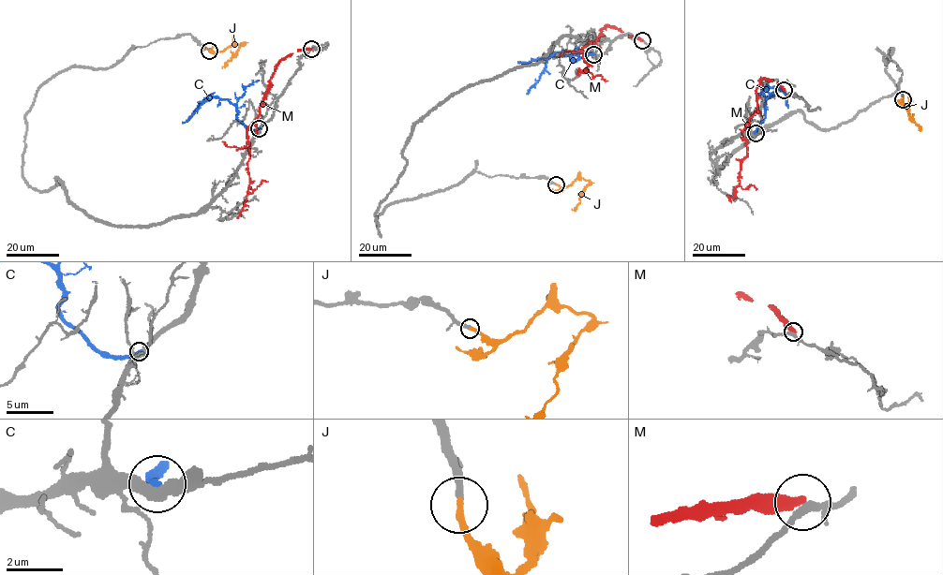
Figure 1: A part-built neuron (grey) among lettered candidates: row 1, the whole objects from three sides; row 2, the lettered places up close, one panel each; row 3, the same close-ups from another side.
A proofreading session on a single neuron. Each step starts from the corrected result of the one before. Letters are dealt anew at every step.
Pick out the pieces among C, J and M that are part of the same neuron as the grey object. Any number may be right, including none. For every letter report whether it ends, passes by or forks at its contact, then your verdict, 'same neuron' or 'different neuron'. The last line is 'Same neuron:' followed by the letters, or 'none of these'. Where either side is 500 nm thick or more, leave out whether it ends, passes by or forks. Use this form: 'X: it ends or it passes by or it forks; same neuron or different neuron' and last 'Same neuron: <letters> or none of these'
C: it ends; different neuron
J: it ends; same neuron
M: it ends; different neuron
Same neuron: J

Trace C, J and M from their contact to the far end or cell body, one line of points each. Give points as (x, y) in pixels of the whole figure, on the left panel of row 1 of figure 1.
C: (259, 128), (246, 128), (236, 118), (237, 108), (227, 99), (211, 95), (187, 120)
J: (210, 51), (244, 44), (221, 67)
M: (311, 49), (299, 50), (281, 59), (258, 117), (246, 131), (249, 144), (248, 192), (238, 217)

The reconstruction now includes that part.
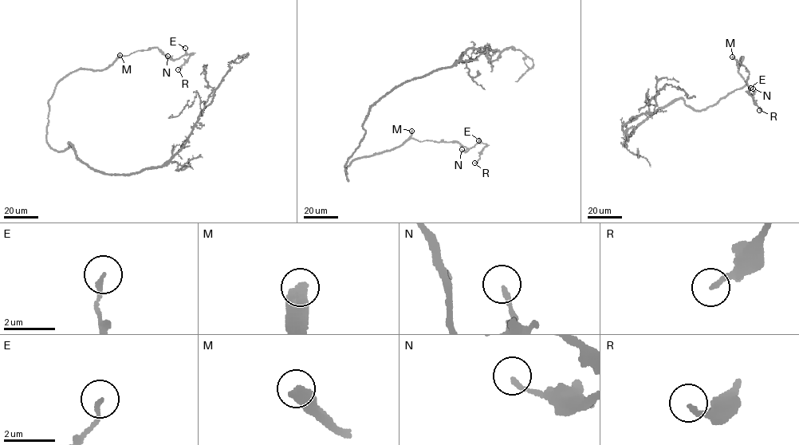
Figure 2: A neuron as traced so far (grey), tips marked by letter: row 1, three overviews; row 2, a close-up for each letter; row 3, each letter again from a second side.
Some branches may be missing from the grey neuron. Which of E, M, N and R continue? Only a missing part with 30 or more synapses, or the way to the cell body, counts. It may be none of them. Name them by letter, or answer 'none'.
M

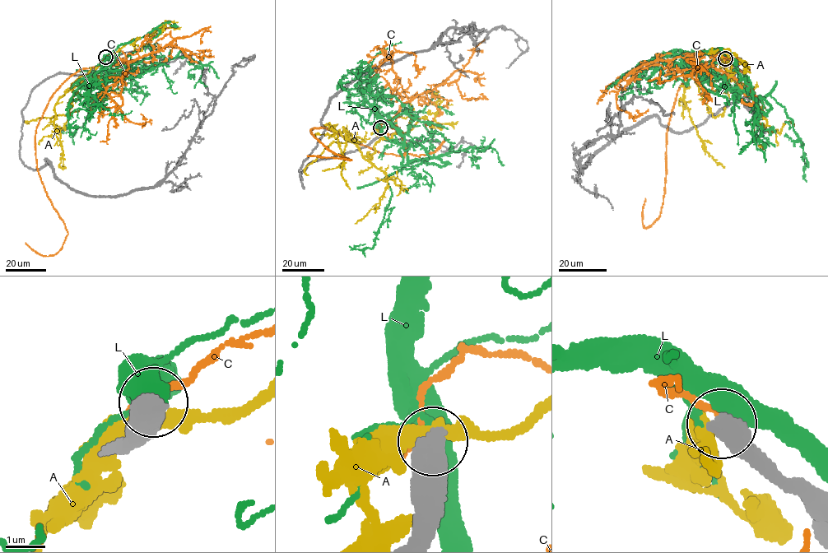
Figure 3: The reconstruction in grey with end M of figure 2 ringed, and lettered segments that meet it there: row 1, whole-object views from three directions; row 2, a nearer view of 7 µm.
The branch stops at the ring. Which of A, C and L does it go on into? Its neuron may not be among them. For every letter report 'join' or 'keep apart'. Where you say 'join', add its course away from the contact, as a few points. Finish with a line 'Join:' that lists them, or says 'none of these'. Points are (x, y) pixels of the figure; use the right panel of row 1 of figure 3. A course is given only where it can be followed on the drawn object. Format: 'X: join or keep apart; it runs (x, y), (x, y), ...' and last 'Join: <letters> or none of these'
A: keep apart
C: keep apart
L: keep apart
Join: none of these

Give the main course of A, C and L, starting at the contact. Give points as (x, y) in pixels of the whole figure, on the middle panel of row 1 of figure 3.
A: (380, 127), (397, 117), (411, 116), (412, 128), (381, 138), (368, 159), (329, 123), (350, 189)
C: (379, 128), (396, 130), (404, 155), (313, 127), (327, 149), (351, 160), (306, 155)
L: (380, 128), (384, 139), (406, 146), (407, 163), (386, 179), (392, 195), (373, 248), (352, 248), (365, 243)

